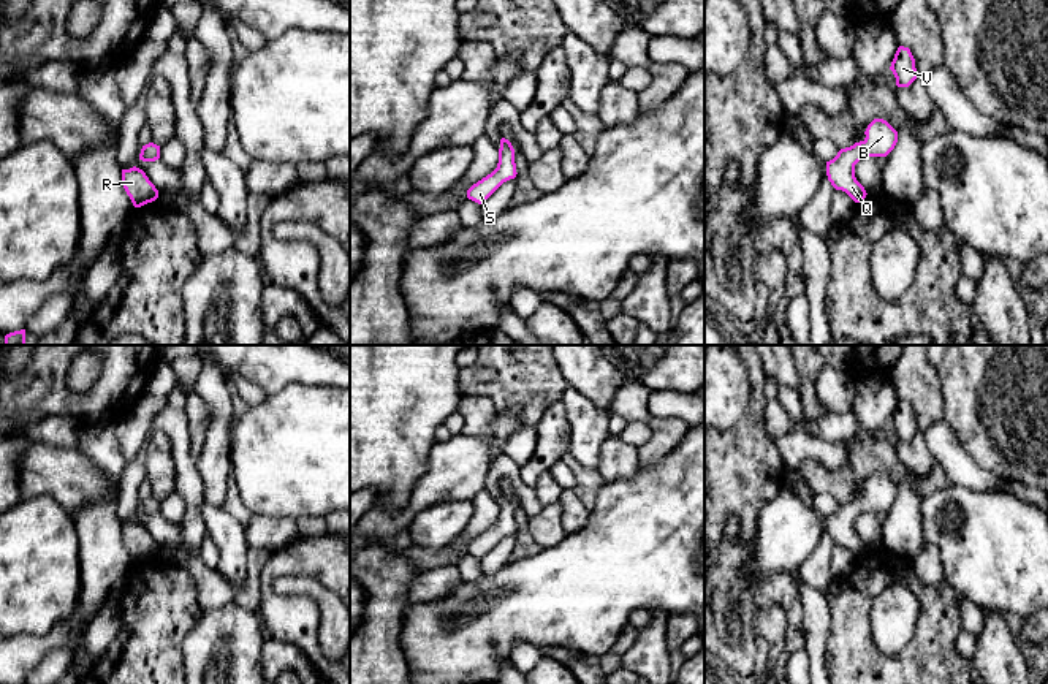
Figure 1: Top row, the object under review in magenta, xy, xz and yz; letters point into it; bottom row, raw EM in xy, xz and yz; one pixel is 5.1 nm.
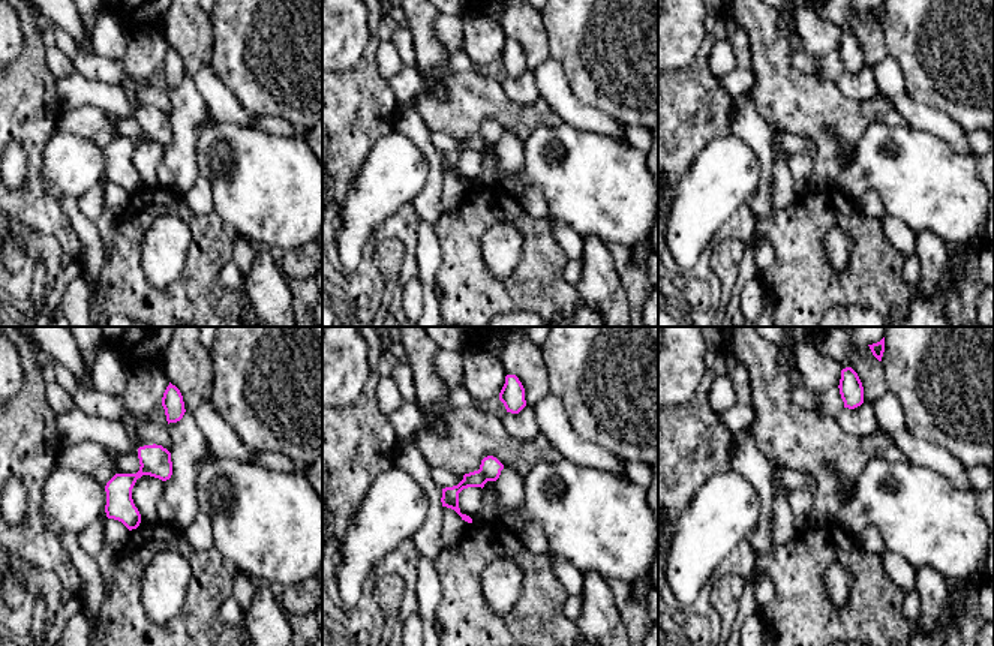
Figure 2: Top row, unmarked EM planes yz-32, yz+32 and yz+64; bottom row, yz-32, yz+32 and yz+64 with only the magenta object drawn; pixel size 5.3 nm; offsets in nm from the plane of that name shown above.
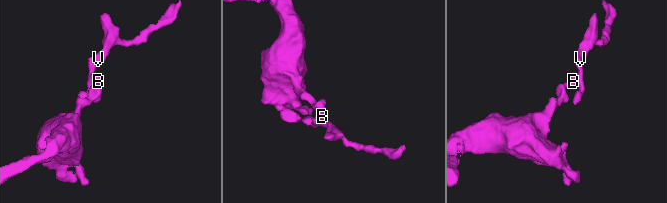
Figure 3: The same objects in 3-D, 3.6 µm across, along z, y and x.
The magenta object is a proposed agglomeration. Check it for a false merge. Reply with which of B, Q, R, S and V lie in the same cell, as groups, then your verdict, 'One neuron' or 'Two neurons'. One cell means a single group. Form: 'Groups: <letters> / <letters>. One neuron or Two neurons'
Groups: B Q R S V. One neuron

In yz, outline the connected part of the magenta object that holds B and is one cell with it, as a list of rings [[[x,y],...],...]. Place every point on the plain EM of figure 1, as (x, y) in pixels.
[[[874,473],[864,489],[863,496],[841,504],[833,515],[826,516],[826,530],[831,540],[845,546],[855,557],[863,556],[868,549],[855,532],[855,519],[861,513],[887,511],[898,497],[898,486],[883,473]]]

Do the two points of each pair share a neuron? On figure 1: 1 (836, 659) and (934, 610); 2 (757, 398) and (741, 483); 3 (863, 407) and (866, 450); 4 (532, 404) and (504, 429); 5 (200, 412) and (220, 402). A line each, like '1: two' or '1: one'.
1: one
2: one
3: two
4: two
5: two

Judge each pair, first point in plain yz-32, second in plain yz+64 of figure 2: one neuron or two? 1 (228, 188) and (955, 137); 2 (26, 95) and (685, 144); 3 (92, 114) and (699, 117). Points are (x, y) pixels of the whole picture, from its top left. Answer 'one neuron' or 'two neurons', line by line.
1: two neurons
2: one neuron
3: two neurons

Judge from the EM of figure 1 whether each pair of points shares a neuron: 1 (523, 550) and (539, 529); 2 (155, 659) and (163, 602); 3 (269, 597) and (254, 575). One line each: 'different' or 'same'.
1: different
2: same
3: different

